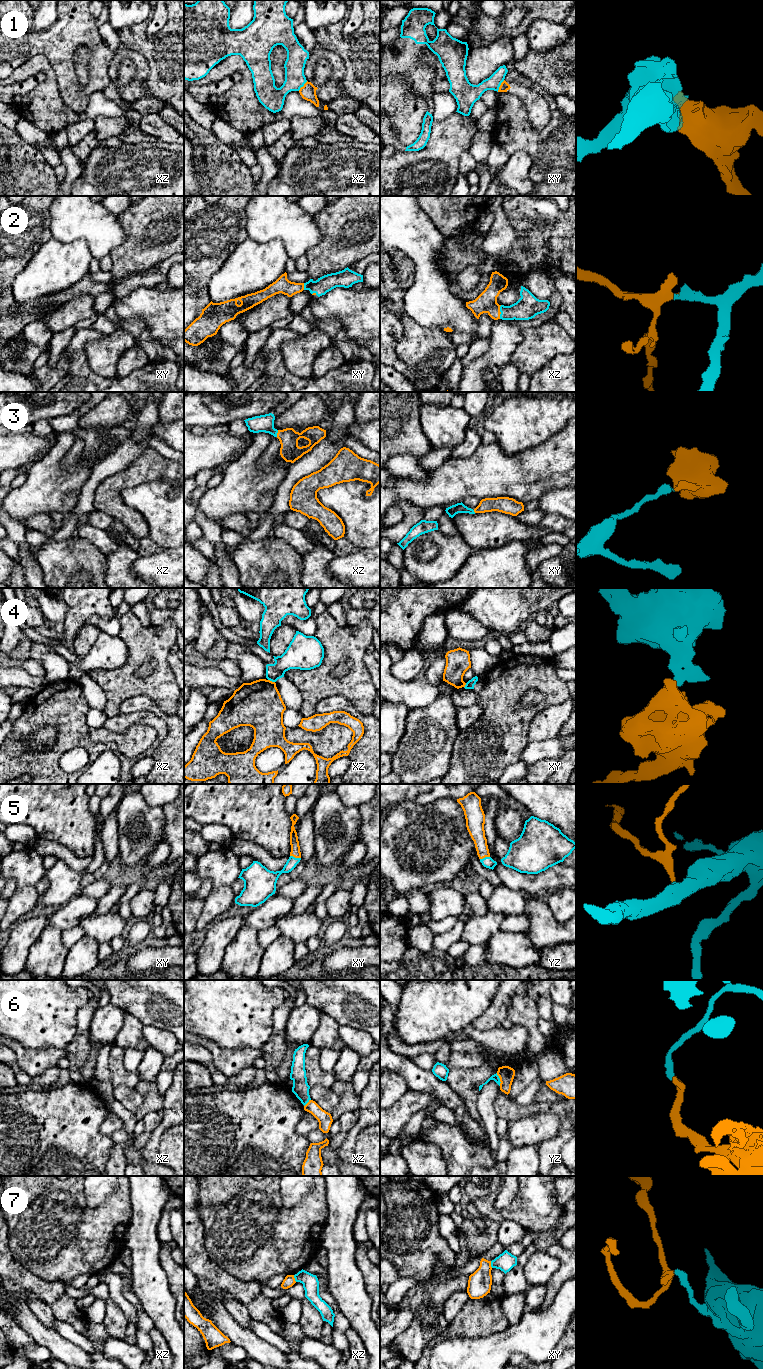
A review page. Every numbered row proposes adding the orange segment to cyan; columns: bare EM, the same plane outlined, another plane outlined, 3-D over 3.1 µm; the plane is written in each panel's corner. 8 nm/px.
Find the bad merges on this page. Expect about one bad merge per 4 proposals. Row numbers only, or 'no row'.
1, 4, 6, 7

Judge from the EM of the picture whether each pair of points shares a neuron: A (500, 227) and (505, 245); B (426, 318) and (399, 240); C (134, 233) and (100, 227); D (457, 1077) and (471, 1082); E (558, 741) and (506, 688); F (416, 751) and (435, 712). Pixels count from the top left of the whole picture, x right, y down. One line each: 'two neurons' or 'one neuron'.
A: one neuron
B: one neuron
C: two neurons
D: one neuron
E: two neurons
F: one neuron

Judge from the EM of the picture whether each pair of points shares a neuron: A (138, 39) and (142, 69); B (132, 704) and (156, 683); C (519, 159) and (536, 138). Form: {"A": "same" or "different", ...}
{"A": "different", "B": "different", "C": "different"}

